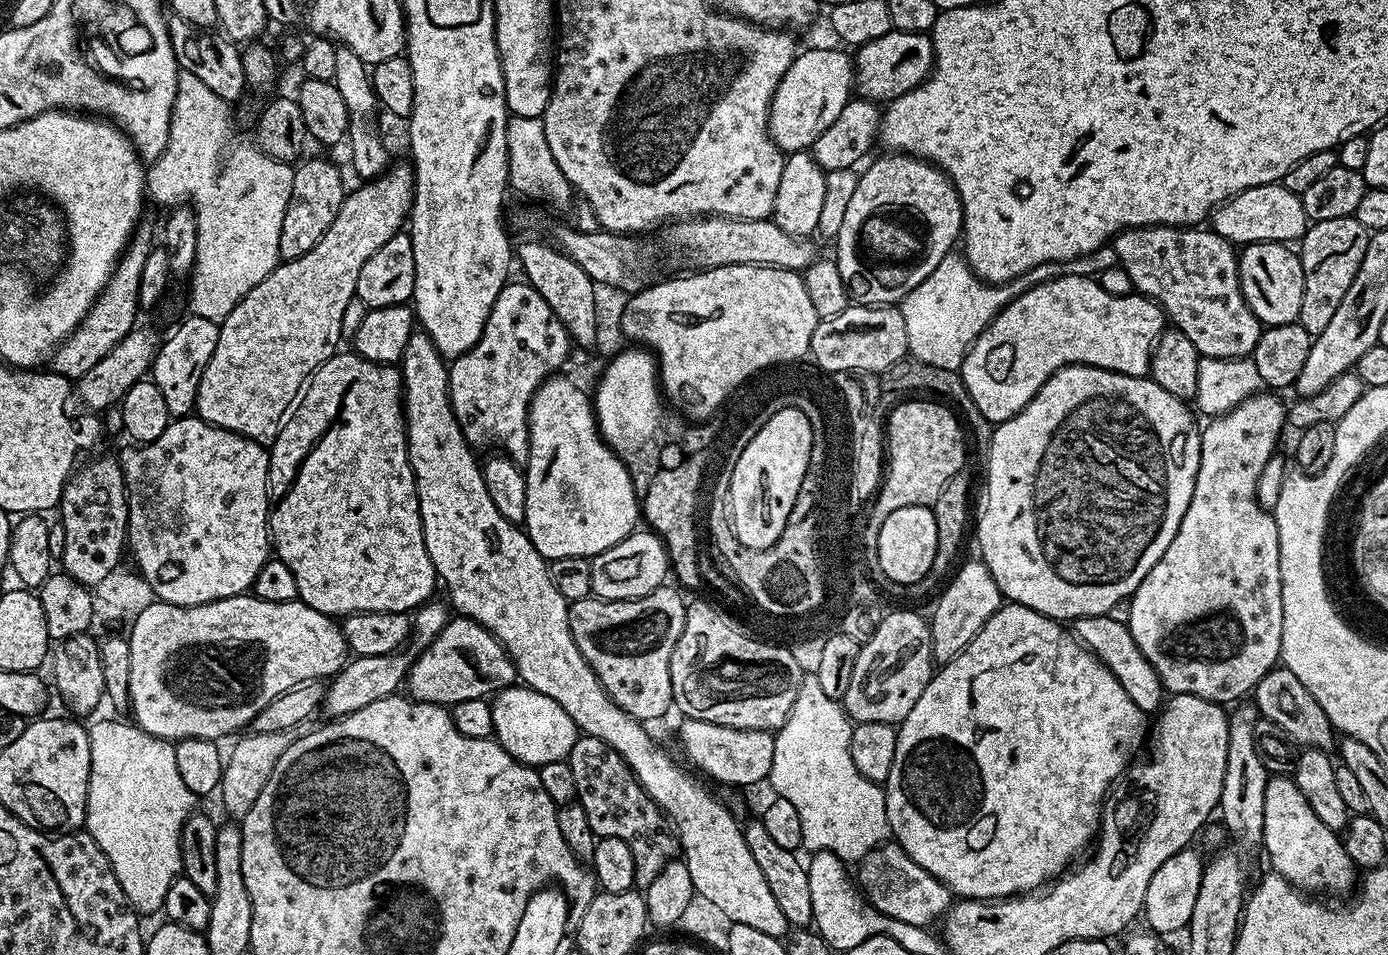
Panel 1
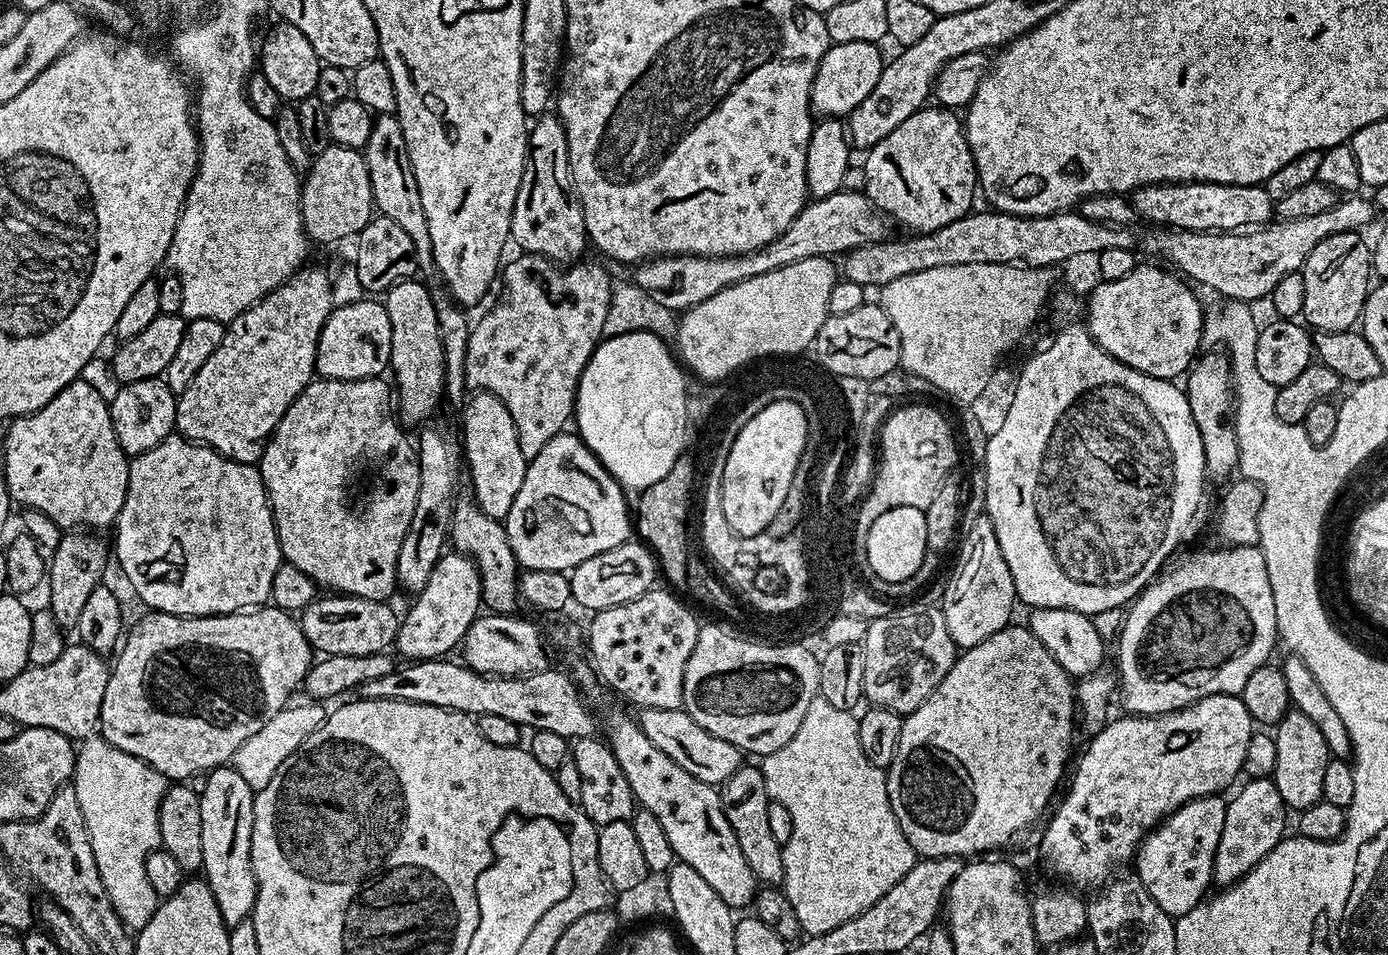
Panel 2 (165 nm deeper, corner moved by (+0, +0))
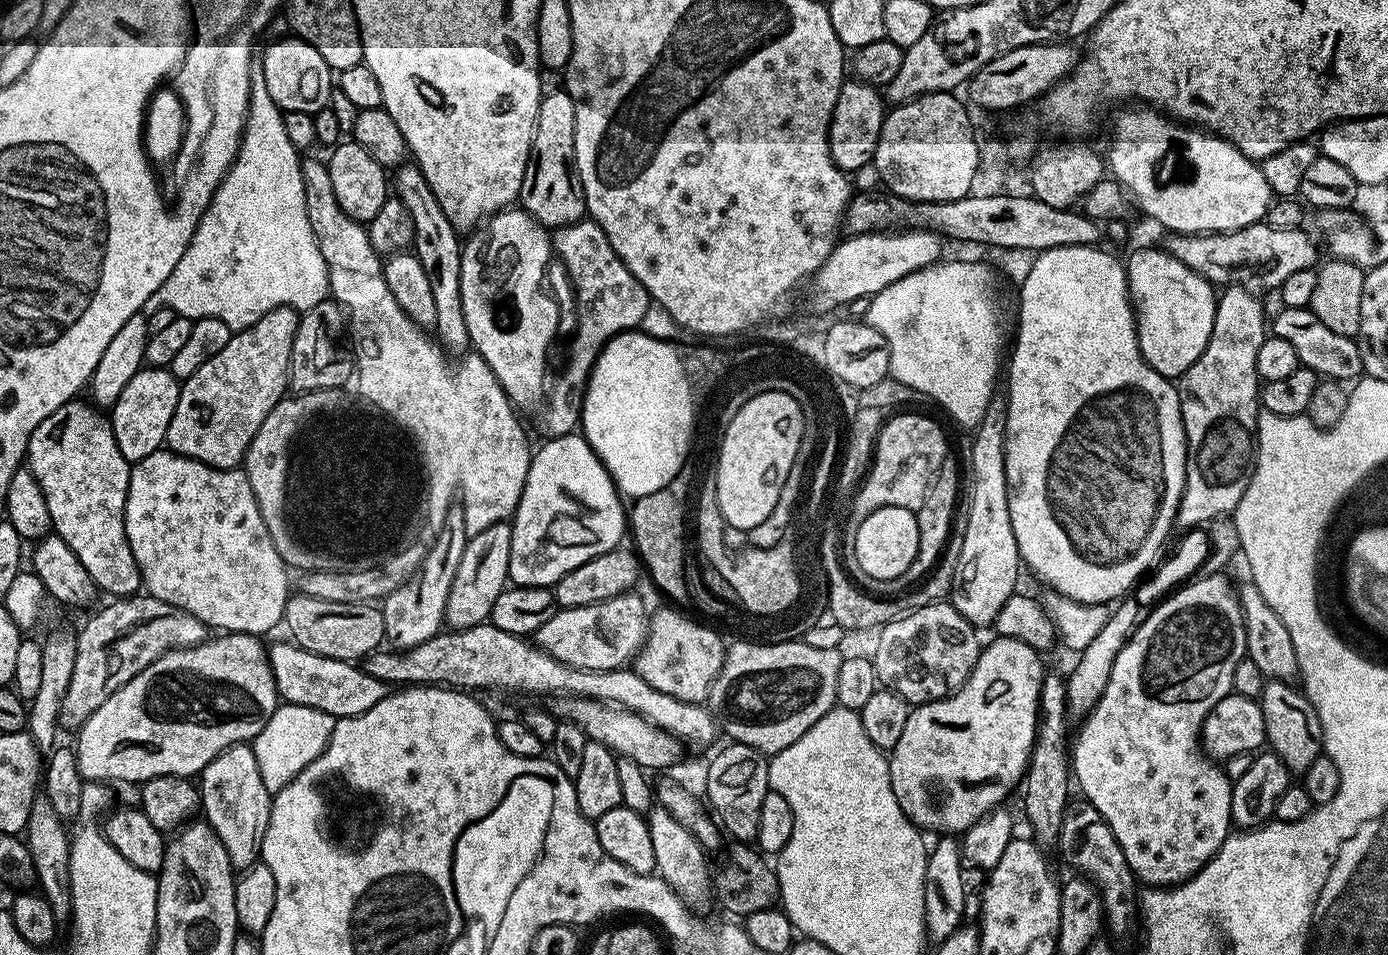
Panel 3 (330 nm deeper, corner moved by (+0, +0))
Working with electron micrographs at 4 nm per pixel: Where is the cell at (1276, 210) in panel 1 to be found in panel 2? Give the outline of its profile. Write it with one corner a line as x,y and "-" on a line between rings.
1193,182
1191,184
1152,184
1149,188
1137,188
1131,193
1130,203
1133,213
1137,217
1140,216
1144,220
1149,220
1149,225
1163,226
1165,228
1181,228
1182,230
1190,230
1191,232
1239,232
1241,230
1252,230
1257,226
1263,226
1273,219
1274,202
1270,198
1270,194
1263,186
1259,184
1205,184
1203,182

